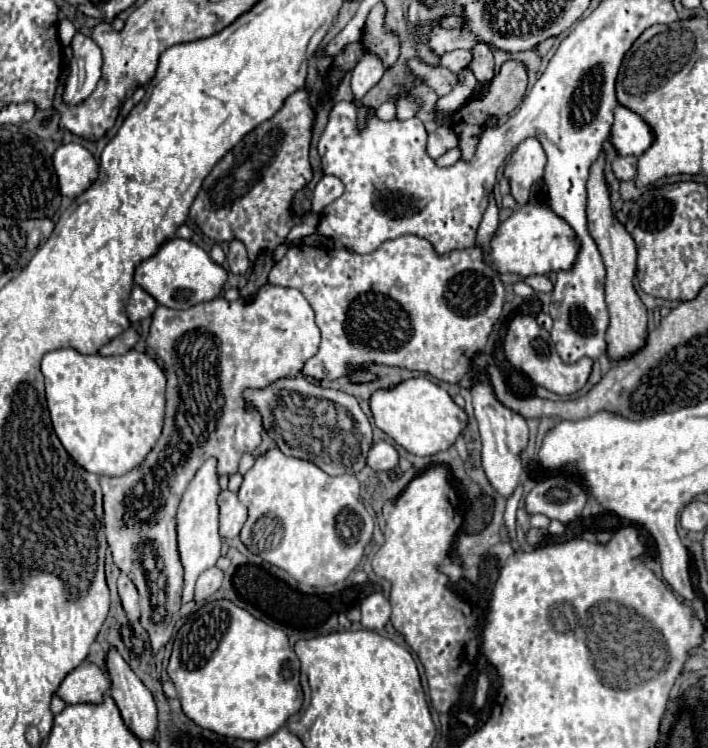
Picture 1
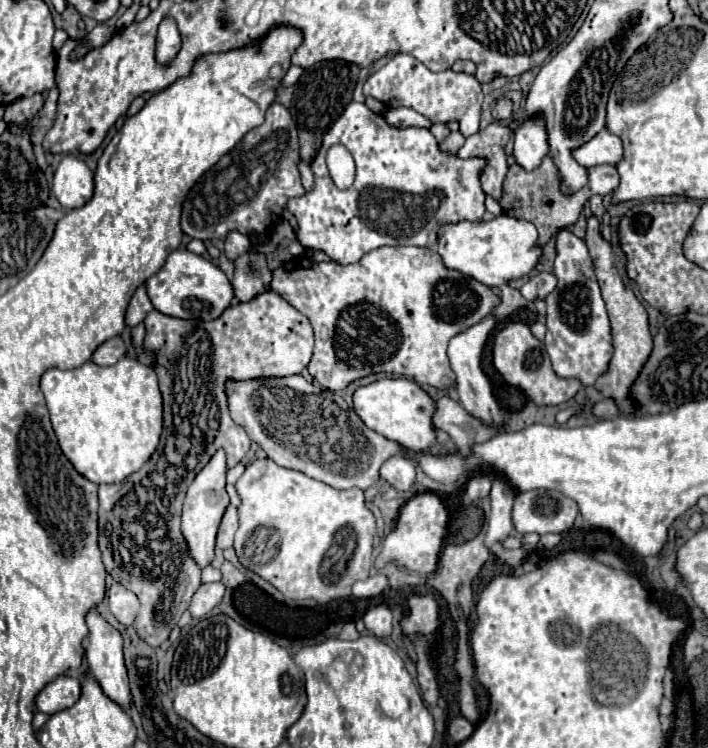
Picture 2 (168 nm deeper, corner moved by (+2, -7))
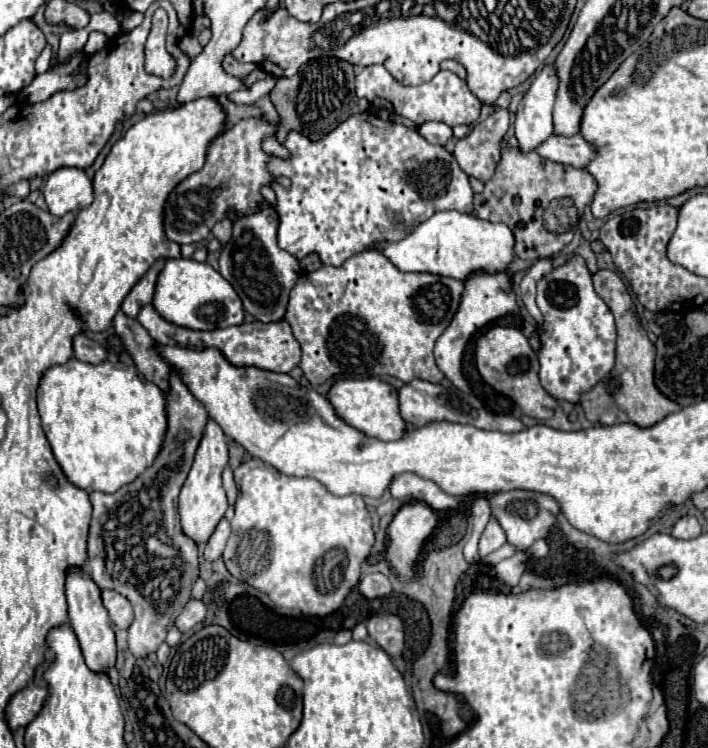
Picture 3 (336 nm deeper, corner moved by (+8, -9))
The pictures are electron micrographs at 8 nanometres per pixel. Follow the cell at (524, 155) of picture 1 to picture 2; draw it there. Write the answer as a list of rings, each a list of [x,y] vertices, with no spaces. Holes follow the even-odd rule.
[[[542,117],[528,119],[514,133],[514,159],[524,171],[532,171],[548,155],[548,137]]]

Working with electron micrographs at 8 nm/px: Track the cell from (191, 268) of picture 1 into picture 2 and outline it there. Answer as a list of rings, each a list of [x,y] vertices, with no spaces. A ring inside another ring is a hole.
[[[178,247],[176,251],[172,251],[166,257],[166,263],[162,265],[162,269],[156,275],[152,275],[150,279],[146,279],[144,285],[146,285],[152,305],[160,313],[170,315],[170,317],[180,317],[180,319],[212,321],[212,319],[220,317],[222,311],[234,299],[232,285],[230,285],[228,277],[224,275],[224,271],[218,265],[214,265],[212,261],[208,261],[184,247]]]

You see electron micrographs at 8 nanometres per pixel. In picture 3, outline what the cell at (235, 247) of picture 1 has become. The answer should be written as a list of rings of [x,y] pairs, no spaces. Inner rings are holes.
[[[228,217],[222,219],[222,221],[218,221],[218,223],[212,227],[212,233],[214,233],[214,237],[220,239],[220,243],[224,245],[224,243],[230,239],[230,235],[232,235],[232,221],[230,221]]]

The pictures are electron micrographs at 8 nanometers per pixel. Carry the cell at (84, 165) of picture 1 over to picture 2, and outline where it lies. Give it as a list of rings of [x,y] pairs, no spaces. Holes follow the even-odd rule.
[[[66,155],[54,171],[52,193],[64,209],[82,207],[94,193],[94,173],[80,157]]]

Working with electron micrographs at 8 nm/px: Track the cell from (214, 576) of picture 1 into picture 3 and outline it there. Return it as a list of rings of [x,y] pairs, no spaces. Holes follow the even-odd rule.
[[[190,599],[190,601],[186,603],[186,607],[182,609],[182,613],[178,615],[178,619],[176,619],[174,625],[176,625],[182,633],[186,633],[186,631],[192,629],[194,625],[198,625],[198,623],[204,619],[204,615],[206,615],[204,603],[202,603],[202,601],[196,601],[196,599]]]

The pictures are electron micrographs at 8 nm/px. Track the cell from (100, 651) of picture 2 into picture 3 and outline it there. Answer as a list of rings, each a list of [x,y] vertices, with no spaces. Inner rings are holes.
[[[68,567],[66,569],[66,601],[68,601],[68,617],[70,617],[70,627],[74,629],[86,665],[92,671],[108,671],[110,665],[116,661],[116,639],[114,631],[110,627],[108,611],[102,605],[100,597],[100,587],[94,583],[94,579],[88,575],[84,567]]]

